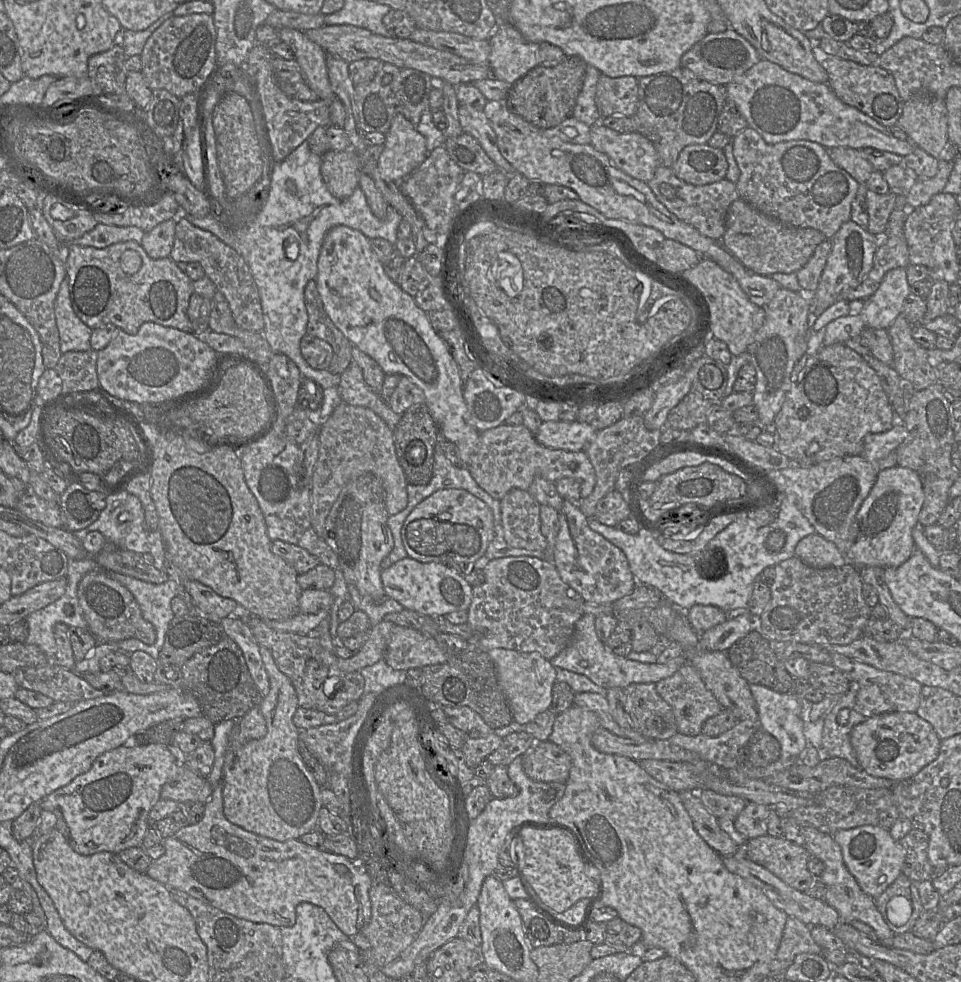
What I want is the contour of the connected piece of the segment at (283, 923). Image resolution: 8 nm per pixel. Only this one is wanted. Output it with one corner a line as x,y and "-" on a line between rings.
223,784
215,786
205,803
205,813
198,823
181,828
163,840
165,853
153,860
146,874
169,889
178,889
223,912
254,923
277,927
291,927
296,922
296,906
309,902
323,908
338,928
348,937
359,933
371,918
369,890
372,879
360,856
355,860
327,850
319,850
300,839
280,842
249,832
232,822
224,814

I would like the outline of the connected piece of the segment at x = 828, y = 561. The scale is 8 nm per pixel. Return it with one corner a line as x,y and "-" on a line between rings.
817,533
810,534
797,543
795,556
813,568
837,567
848,562
834,543

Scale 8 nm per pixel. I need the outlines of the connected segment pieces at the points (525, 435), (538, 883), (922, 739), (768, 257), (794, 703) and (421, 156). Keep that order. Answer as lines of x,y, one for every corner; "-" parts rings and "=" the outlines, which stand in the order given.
523,424
501,425
481,431
468,467
477,484
493,498
501,500
512,488
528,490
536,476
551,482
570,477
580,481
581,498
591,494
596,483
596,474
587,454
581,451
566,451
541,445
532,432
=
527,827
521,831
520,843
523,859
518,867
519,875
530,899
544,911
564,912
580,899
588,898
589,900
599,893
599,883
591,879
586,873
584,852
577,849
568,831
=
890,712
867,718
852,729
850,741
860,768
872,776
894,782
912,778
933,762
942,742
933,726
916,712
=
738,198
728,207
725,232
720,242
748,271
770,276
774,273
796,273
825,239
816,229
785,225
=
750,684
749,688
757,705
759,728
772,735
780,744
779,759
800,758
807,746
801,719
801,700
792,693
778,693
762,685
=
396,114
385,134
383,151
377,161
382,179
399,183
426,159
426,139
402,114

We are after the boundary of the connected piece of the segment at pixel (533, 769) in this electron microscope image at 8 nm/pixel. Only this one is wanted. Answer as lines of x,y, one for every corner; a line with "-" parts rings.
547,740
536,744
522,755
525,773
539,782
566,783
572,766
570,755

